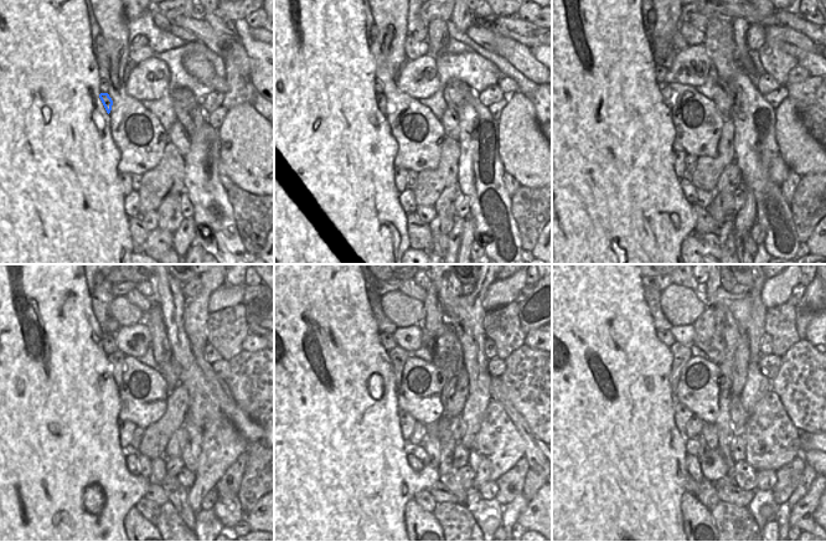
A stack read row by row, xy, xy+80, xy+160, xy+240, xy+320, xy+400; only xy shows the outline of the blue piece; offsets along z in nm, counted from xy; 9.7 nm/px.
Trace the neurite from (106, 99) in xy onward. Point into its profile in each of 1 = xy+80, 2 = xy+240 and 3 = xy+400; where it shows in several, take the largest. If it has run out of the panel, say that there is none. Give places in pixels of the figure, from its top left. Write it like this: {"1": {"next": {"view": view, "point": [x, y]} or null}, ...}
{"1": {"next": {"view": "xy+80", "point": [383, 104]}}, "2": {"next": {"view": "xy+240", "point": [117, 359]}}, "3": {"next": {"view": "xy+400", "point": [681, 354]}}}

